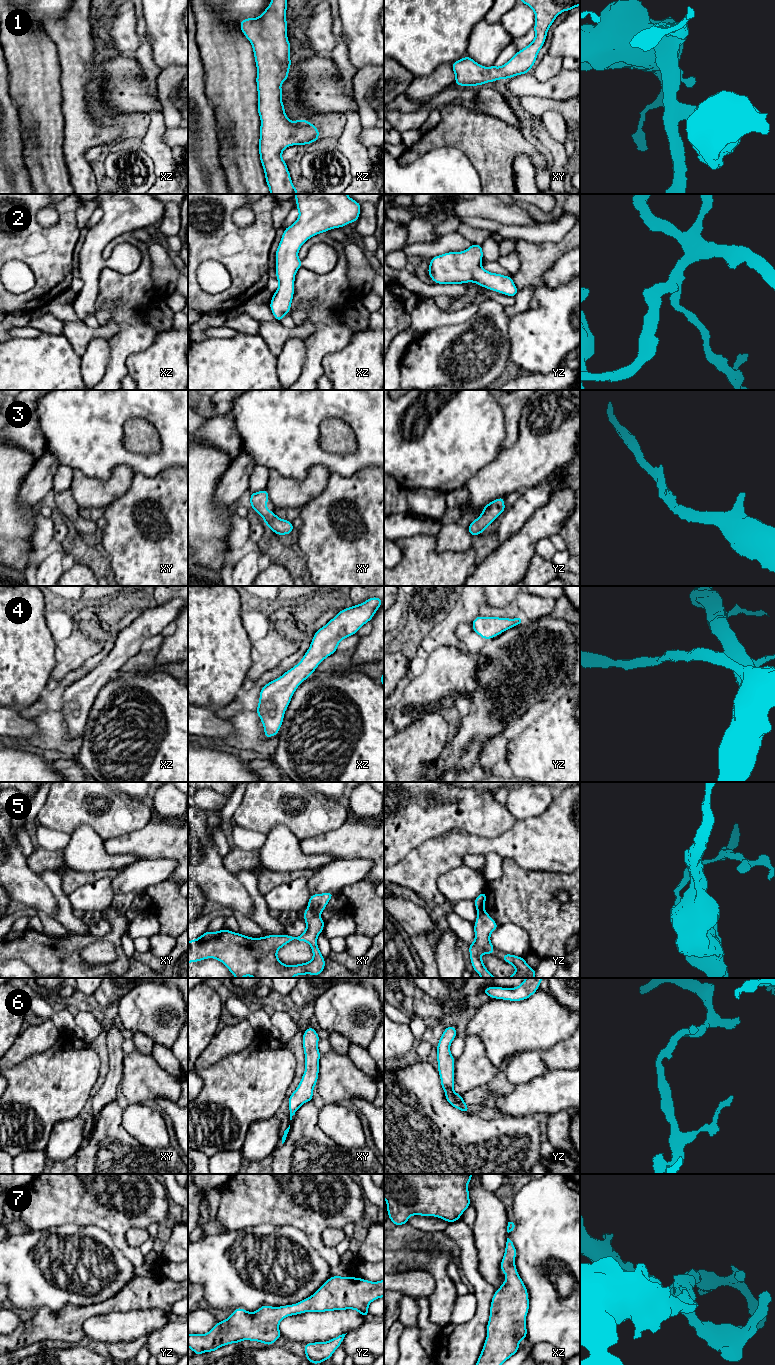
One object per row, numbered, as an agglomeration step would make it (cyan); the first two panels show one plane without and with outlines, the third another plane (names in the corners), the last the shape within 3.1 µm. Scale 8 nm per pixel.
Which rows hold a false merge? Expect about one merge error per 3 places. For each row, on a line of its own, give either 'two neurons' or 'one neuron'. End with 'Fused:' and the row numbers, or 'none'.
1: one neuron
2: one neuron
3: one neuron
4: one neuron
5: two neurons
6: one neuron
7: one neuron
Fused: 5

